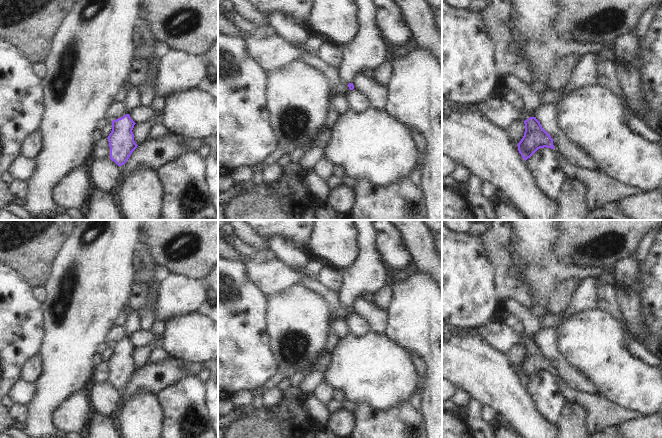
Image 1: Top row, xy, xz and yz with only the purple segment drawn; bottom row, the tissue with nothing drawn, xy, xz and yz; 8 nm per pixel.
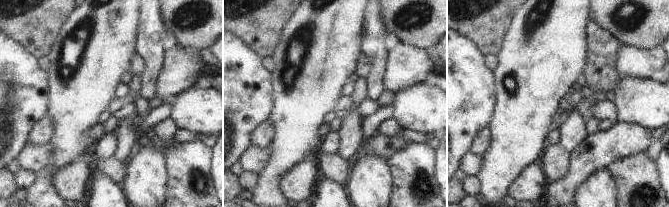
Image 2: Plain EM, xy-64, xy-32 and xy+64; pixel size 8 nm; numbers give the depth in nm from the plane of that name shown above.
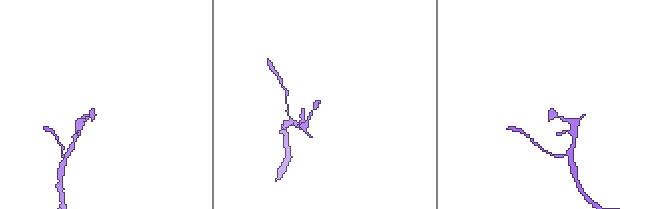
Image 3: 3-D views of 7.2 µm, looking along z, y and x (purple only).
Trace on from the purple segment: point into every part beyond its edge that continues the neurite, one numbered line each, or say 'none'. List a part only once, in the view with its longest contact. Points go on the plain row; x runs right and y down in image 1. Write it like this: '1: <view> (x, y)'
none

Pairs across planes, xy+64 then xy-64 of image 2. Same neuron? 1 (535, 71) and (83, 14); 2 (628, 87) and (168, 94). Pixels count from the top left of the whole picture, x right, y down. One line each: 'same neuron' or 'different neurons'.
1: same neuron
2: different neurons

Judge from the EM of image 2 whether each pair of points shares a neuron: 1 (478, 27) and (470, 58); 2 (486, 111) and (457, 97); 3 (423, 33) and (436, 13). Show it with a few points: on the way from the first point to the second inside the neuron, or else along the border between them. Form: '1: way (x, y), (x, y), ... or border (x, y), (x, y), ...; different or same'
1: border (457, 30), (468, 36), (485, 55); different
2: way (479, 108), (474, 104), (470, 104), (464, 98); same
3: way (425, 28), (432, 18); same

